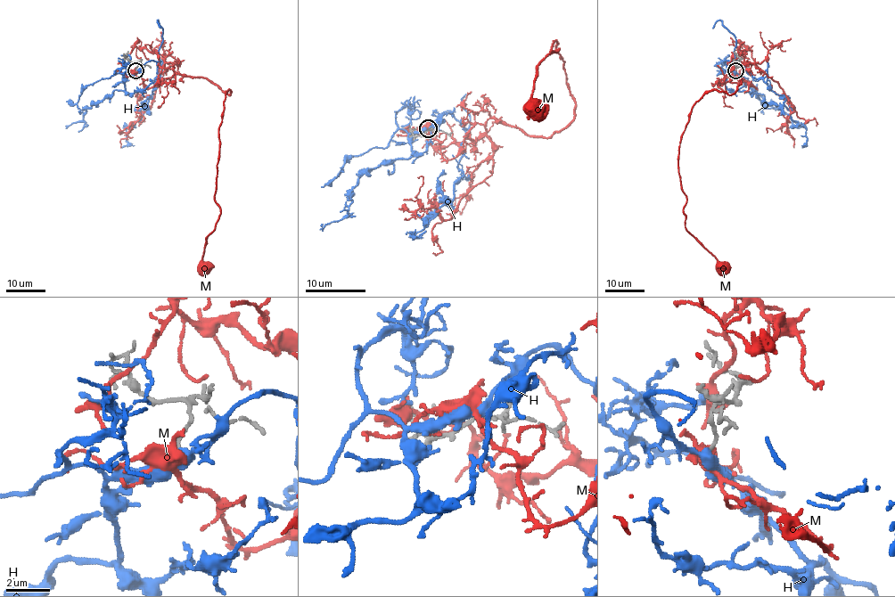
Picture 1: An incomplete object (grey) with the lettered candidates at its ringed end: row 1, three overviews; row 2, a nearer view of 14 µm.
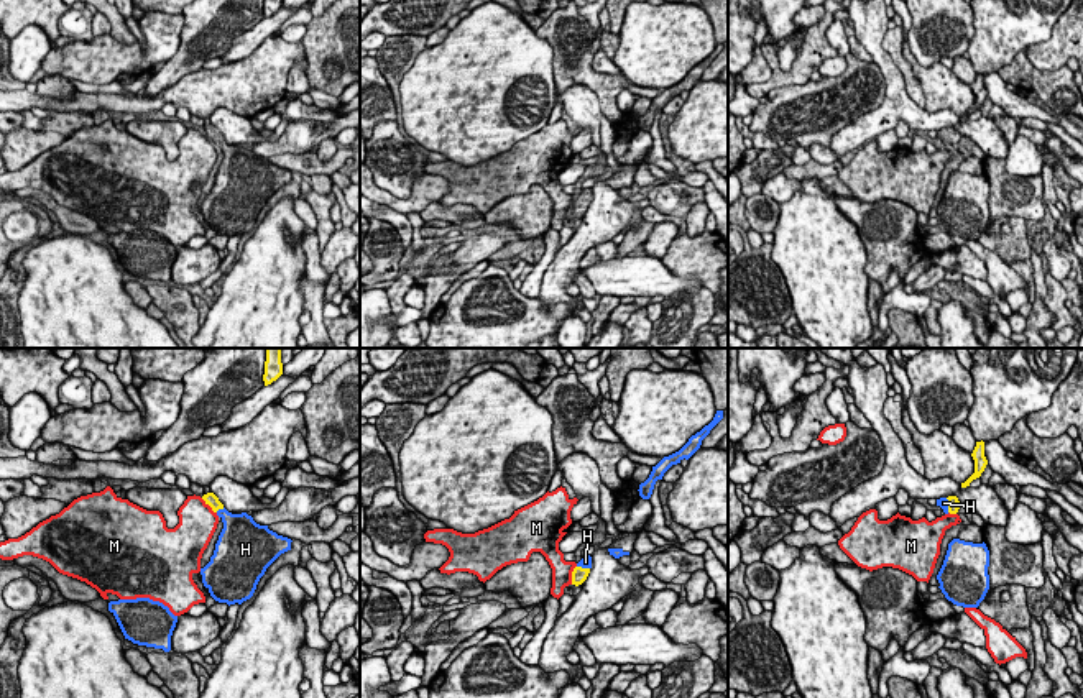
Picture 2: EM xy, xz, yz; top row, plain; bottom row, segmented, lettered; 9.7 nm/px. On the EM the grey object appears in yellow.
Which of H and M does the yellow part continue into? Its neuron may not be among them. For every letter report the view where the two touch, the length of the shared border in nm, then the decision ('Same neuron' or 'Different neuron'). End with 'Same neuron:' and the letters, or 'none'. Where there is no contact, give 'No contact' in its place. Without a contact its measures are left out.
H: Touches yellow in xy. Shared border 100 nm. Same neuron
M: Touches yellow in xy. Shared border 220 nm. Different neuron
Same neuron: H

